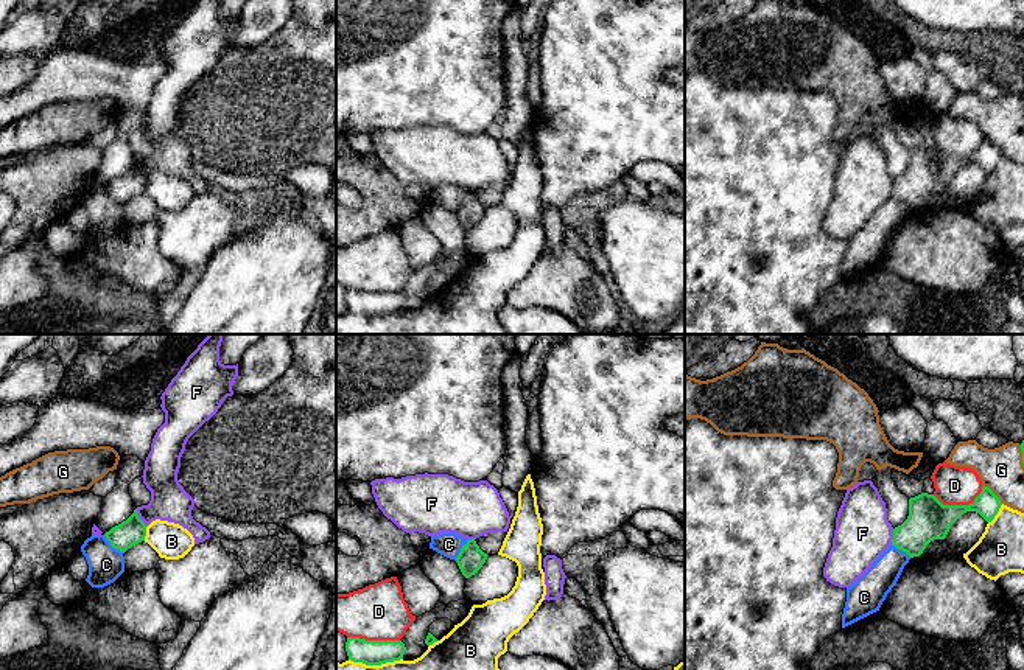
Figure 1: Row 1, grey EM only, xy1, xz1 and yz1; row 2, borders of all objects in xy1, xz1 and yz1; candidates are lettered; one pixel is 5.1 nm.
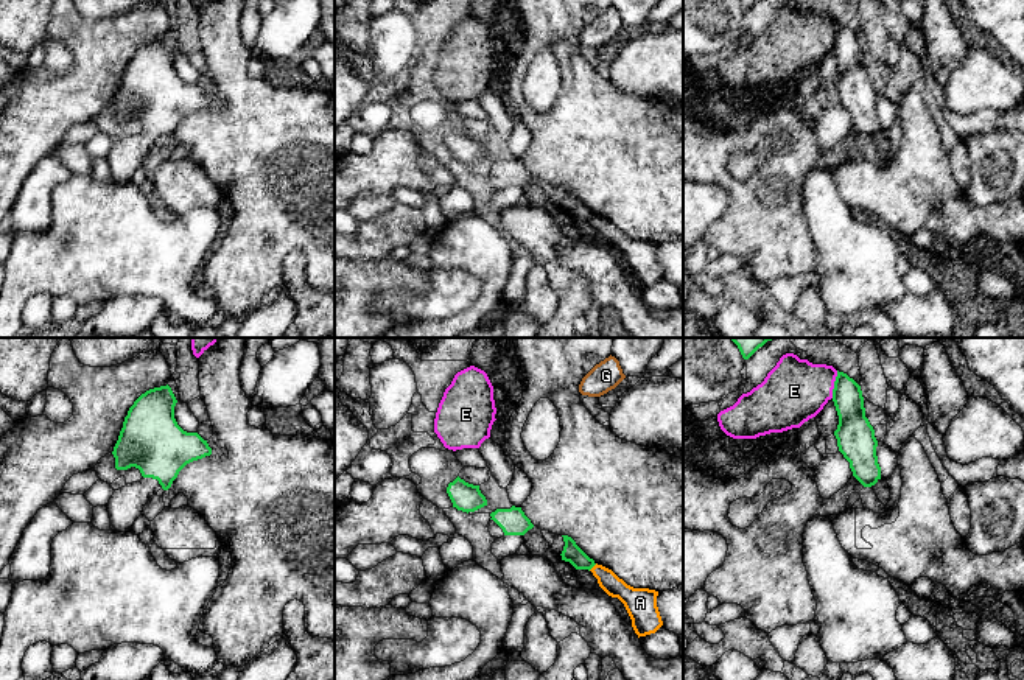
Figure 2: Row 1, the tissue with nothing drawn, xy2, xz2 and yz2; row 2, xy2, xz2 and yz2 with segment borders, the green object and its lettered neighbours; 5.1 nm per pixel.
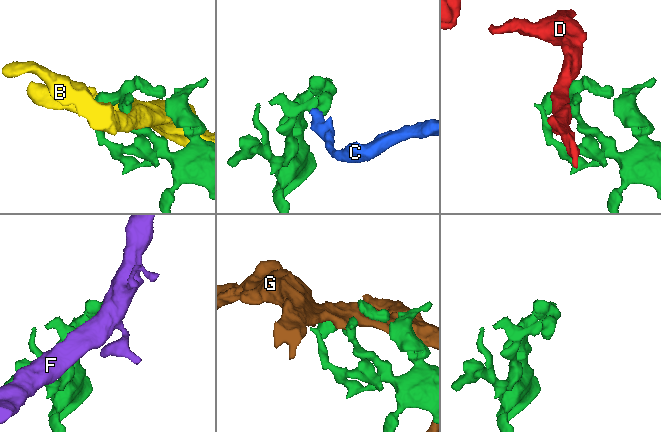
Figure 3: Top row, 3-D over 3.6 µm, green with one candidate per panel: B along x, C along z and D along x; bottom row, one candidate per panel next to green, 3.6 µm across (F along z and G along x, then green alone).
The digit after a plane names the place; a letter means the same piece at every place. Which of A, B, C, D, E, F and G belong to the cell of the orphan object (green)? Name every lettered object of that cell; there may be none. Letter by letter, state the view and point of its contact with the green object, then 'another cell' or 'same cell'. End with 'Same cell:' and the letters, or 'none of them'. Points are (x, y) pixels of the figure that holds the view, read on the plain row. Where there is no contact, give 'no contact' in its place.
A: meets green in xz2 at (592, 218); another cell
B: meets green in yz1 at (996, 165); another cell
C: meets green in xy1 at (112, 198); another cell
D: meets green in yz1 at (960, 157); another cell
E: meets green in yz2 at (834, 36); another cell
F: meets green in xy1 at (139, 170); another cell
G: meets green in yz1 at (993, 145); another cell
Same cell: none of them

